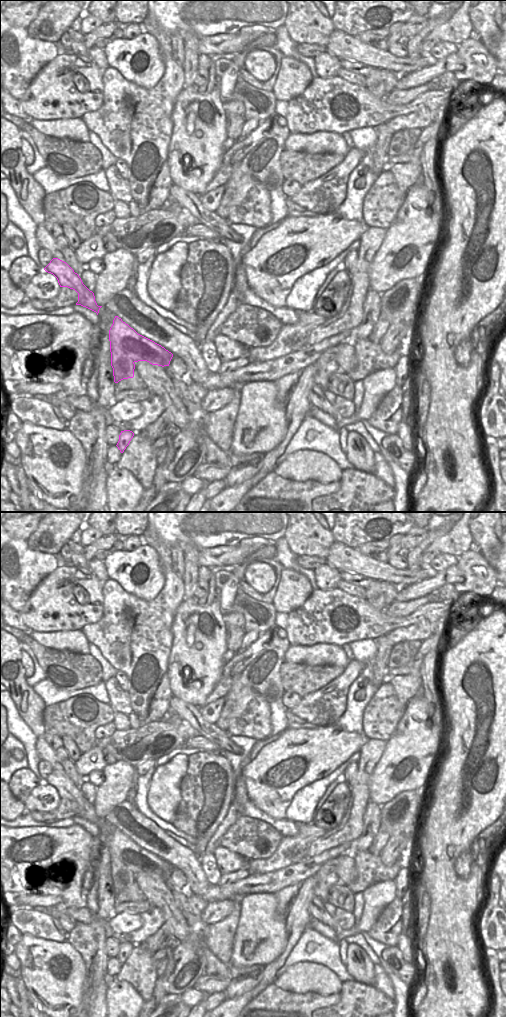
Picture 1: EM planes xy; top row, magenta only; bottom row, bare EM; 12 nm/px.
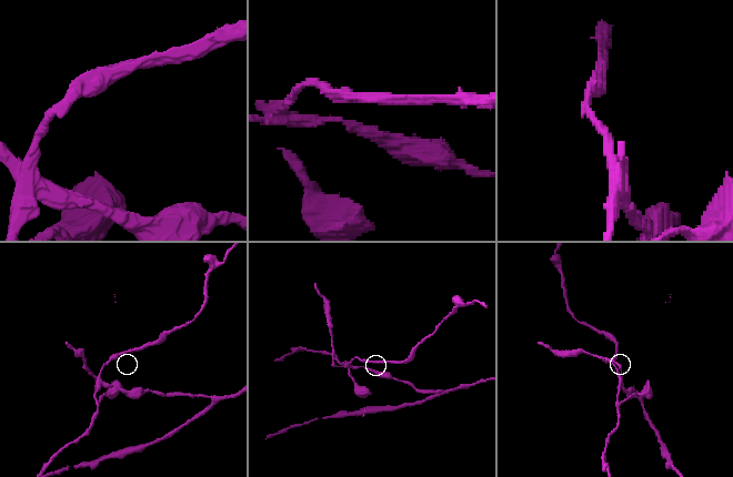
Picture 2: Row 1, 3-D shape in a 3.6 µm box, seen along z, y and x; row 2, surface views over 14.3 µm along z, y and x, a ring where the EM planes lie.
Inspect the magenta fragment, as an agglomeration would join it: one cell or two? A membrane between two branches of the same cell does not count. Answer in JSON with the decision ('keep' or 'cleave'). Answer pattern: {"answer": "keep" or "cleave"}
{"answer": "cleave"}

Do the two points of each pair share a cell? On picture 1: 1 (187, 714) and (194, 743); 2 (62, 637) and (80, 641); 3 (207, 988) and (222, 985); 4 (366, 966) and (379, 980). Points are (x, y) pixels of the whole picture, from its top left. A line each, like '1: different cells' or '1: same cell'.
1: different cells
2: same cell
3: same cell
4: different cells

